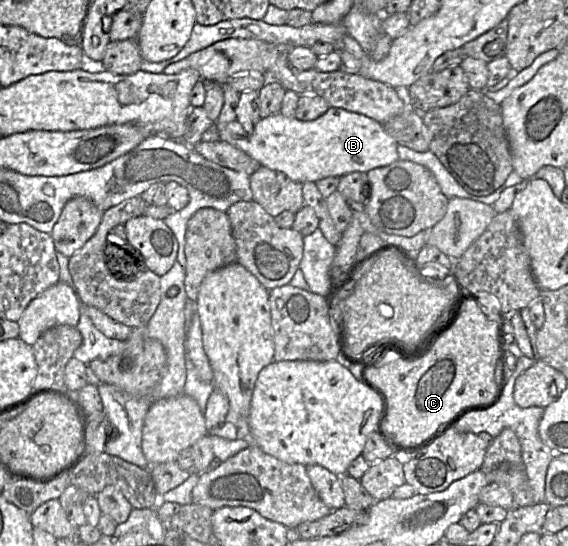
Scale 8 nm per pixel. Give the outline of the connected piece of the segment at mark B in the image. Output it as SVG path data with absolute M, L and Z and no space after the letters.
M330 107L323 115L311 121L301 121L295 116L286 117L278 112L261 118L250 134L243 129L238 120L234 120L227 123L224 128L212 127L205 140L221 140L235 146L235 141L239 138L245 138L244 152L256 159L261 166L283 172L291 180L300 183L317 182L328 176L341 177L352 172L367 173L399 160L398 143L385 131L381 122L338 107Z

